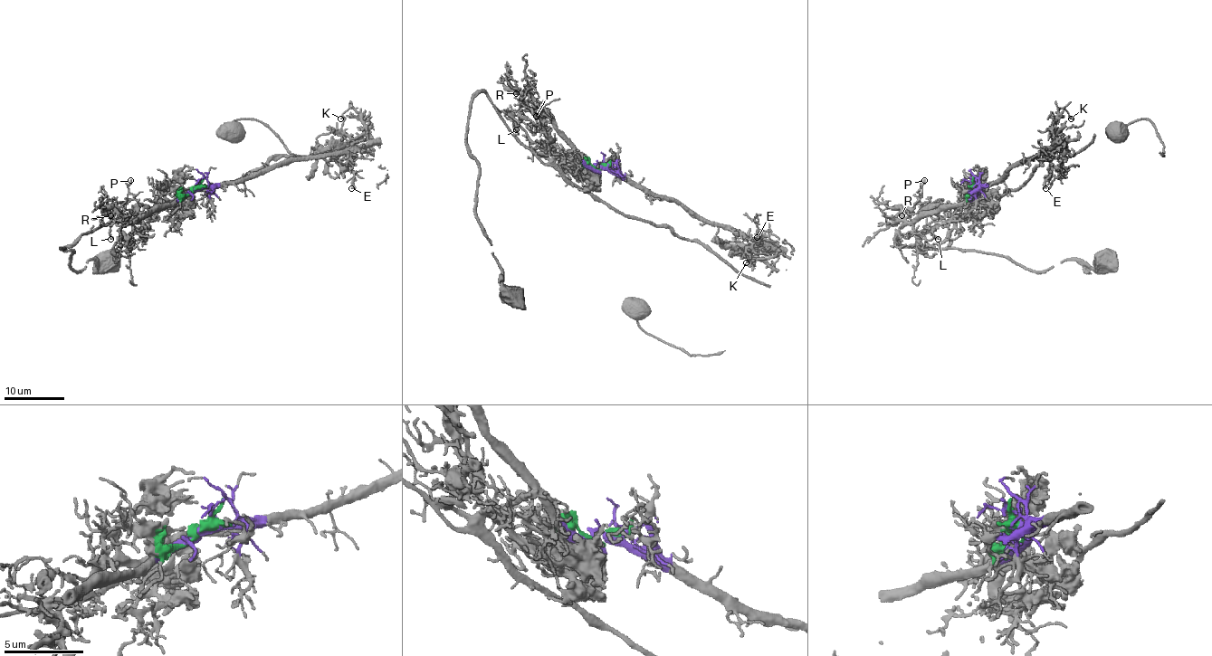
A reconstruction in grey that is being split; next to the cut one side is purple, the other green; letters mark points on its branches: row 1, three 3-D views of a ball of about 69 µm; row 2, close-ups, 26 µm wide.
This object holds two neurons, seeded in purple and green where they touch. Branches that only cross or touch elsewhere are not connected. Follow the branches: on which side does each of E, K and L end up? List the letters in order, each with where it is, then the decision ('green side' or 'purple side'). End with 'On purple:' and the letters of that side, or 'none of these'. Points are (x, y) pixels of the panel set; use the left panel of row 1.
E: place (351, 188); purple side
K: place (340, 118); purple side
L: place (110, 239); green side
On purple: E, K

